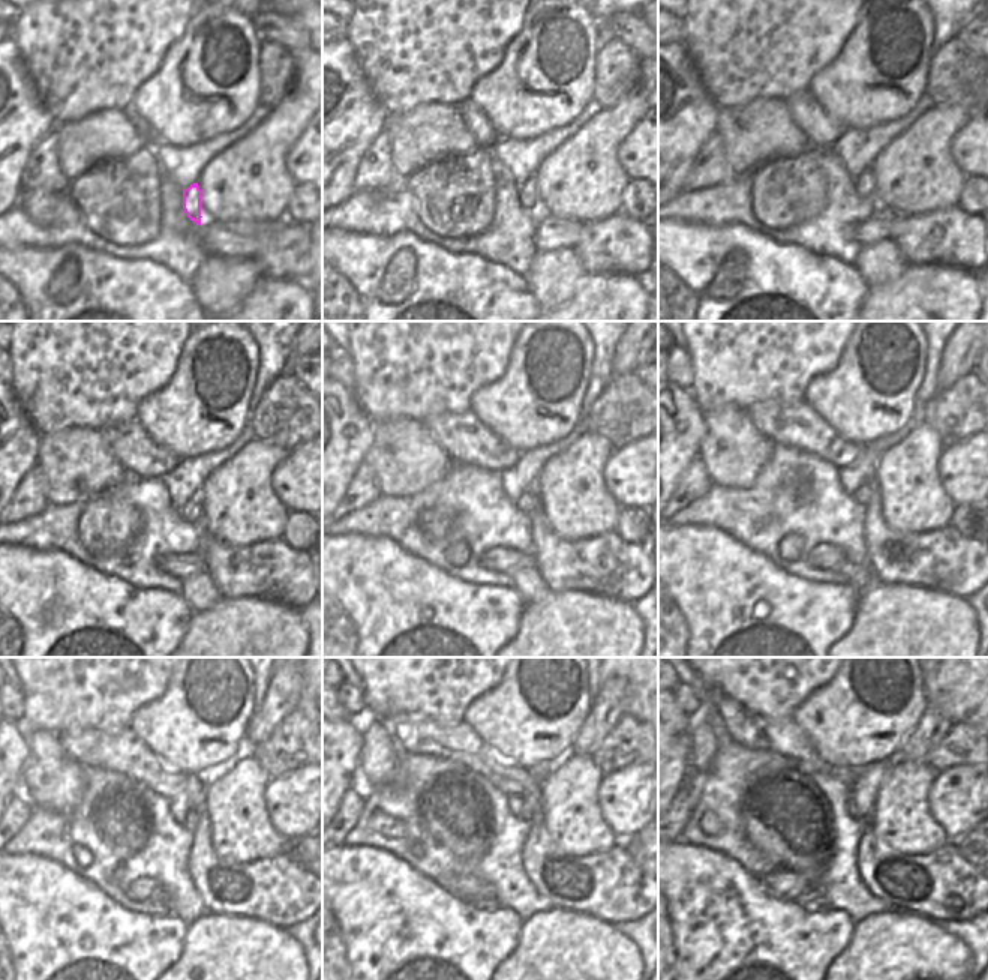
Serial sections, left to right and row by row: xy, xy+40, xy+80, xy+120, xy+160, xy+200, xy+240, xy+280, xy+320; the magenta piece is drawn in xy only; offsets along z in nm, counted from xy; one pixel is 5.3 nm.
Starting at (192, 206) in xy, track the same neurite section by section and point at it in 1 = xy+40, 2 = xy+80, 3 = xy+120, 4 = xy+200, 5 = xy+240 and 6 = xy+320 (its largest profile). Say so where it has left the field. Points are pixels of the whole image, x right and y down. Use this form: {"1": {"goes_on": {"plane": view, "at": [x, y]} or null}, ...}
{"1": {"goes_on": {"plane": "xy+40", "at": [528, 197]}}, "2": {"goes_on": {"plane": "xy+80", "at": [865, 185]}}, "3": {"goes_on": {"plane": "xy+120", "at": [192, 512]}}, "4": {"goes_on": {"plane": "xy+200", "at": [865, 491]}}, "5": {"goes_on": {"plane": "xy+240", "at": [192, 817]}}, "6": {"goes_on": {"plane": "xy+320", "at": [865, 787]}}}

